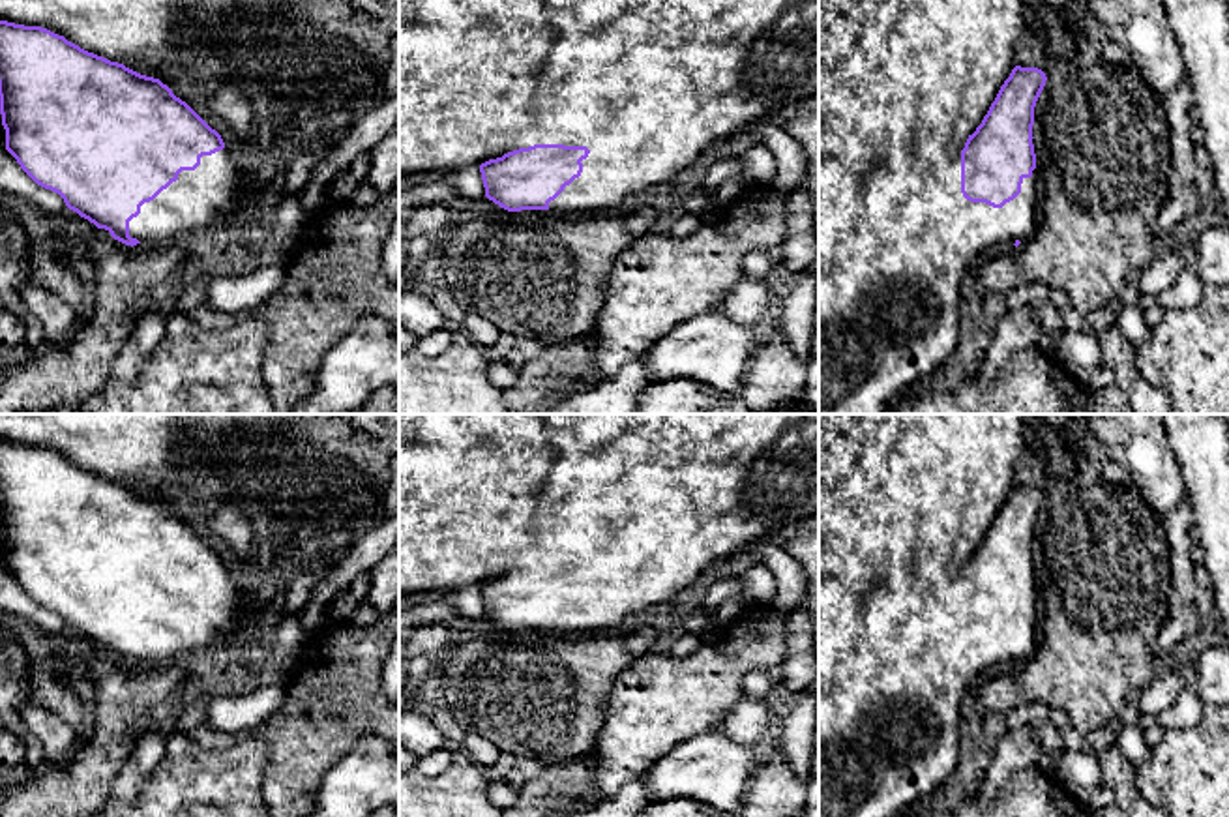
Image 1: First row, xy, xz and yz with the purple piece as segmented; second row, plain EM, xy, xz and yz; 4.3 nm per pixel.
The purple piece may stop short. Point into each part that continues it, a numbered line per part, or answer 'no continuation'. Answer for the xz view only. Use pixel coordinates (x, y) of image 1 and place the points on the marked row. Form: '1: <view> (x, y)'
1: xz (647, 85)

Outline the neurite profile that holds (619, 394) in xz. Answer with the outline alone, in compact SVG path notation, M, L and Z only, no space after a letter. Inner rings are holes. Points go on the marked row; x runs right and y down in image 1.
M641 354L588 390L555 397L538 414L635 414L637 401L648 386L648 364Z

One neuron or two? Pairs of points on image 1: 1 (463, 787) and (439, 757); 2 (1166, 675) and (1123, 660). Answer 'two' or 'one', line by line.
1: two
2: two

